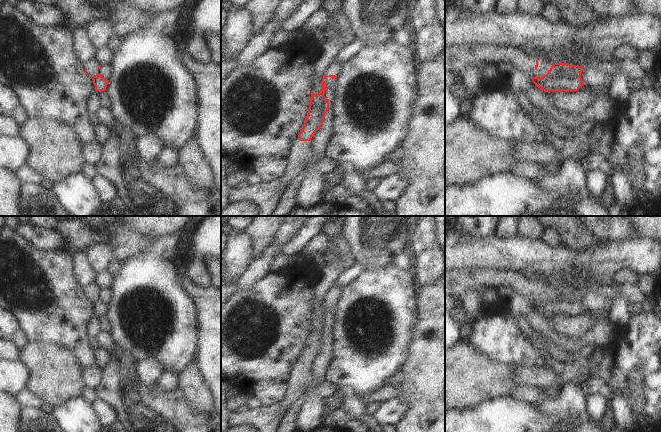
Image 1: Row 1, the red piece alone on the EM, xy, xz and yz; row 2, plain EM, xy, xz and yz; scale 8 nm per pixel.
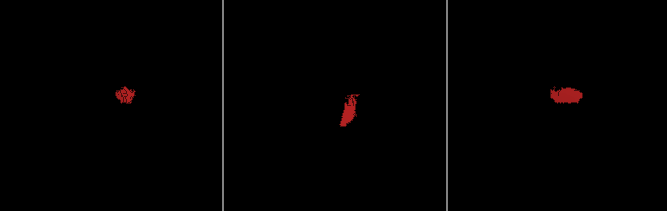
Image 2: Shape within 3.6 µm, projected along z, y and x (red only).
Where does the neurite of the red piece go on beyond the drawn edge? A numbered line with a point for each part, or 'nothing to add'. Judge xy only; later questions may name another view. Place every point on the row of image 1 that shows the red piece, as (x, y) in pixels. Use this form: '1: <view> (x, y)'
1: xy (92, 66)

